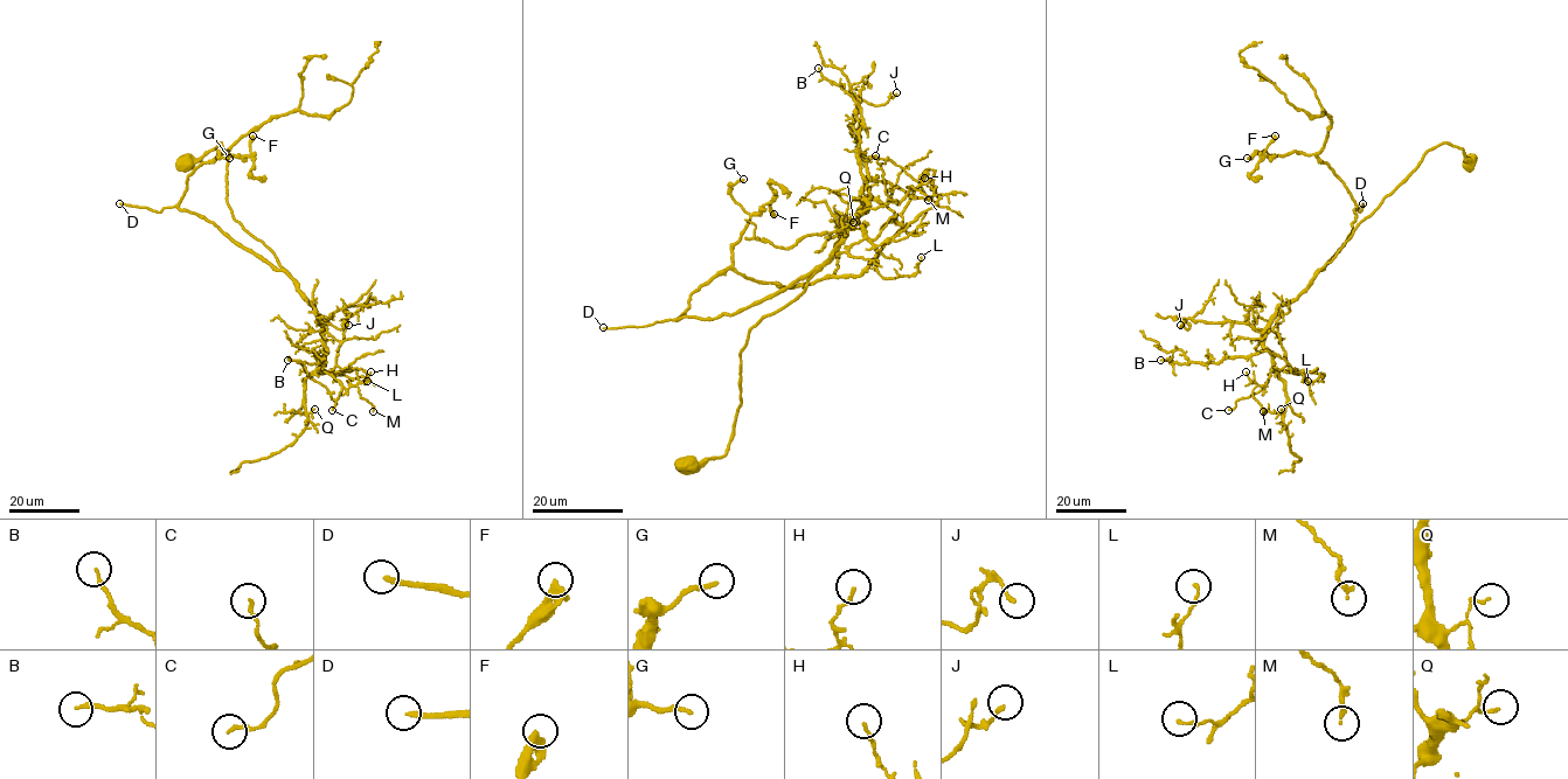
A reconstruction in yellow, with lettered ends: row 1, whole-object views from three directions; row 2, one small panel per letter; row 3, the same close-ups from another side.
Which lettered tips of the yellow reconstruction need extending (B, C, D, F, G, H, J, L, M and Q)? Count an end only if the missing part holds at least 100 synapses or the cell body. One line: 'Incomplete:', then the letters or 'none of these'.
Incomplete: D

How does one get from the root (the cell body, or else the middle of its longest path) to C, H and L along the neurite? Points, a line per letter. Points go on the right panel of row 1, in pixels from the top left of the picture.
C: (1469, 165), (1448, 144), (1424, 154), (1311, 283), (1278, 307), (1264, 341), (1268, 381), (1228, 410)
H: (1469, 165), (1458, 147), (1431, 147), (1311, 283), (1278, 307), (1264, 341), (1272, 366), (1264, 388), (1246, 371)
L: (1469, 165), (1458, 147), (1431, 147), (1311, 283), (1278, 307), (1264, 347), (1278, 369), (1324, 375), (1308, 381)

